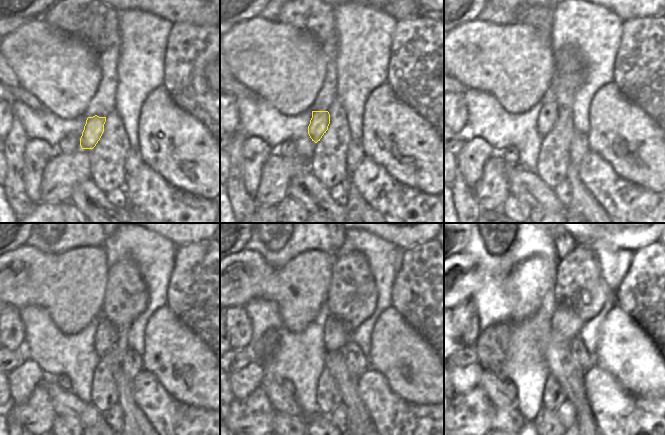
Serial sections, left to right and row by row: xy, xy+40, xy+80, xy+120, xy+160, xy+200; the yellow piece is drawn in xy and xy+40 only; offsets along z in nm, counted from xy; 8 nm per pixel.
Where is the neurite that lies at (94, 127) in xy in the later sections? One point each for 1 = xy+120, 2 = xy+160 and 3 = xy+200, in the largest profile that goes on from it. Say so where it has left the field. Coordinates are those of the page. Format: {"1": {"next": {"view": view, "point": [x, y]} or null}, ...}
{"1": {"next": {"view": "xy+120", "point": [106, 334]}}, "2": {"next": {"view": "xy+160", "point": [337, 332]}}, "3": {"next": {"view": "xy+200", "point": [565, 324]}}}

